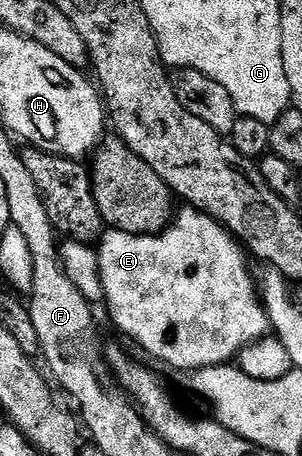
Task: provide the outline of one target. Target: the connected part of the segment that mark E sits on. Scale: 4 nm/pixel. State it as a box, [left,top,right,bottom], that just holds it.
[97,205,269,373]

